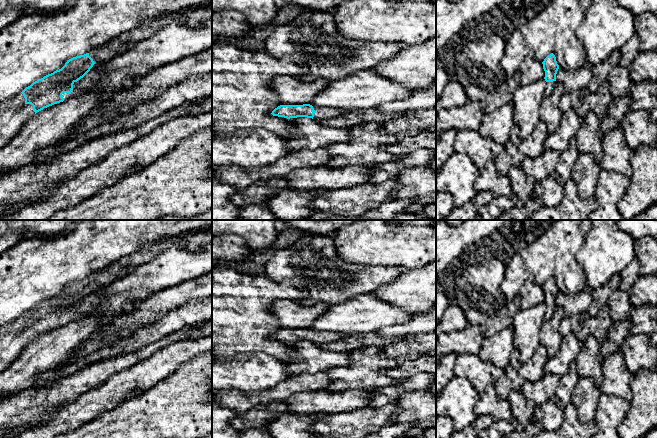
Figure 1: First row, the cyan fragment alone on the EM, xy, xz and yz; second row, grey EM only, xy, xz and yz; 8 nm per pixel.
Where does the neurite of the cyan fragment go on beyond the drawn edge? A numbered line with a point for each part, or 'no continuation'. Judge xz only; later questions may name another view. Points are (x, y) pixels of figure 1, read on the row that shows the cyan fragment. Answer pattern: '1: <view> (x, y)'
1: xz (321, 113)

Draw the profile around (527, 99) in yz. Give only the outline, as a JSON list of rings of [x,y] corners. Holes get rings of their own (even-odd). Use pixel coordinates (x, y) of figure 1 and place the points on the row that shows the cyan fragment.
[[[546,81],[520,84],[512,93],[513,121],[520,130],[520,139],[527,138],[540,121],[540,109],[545,97]]]

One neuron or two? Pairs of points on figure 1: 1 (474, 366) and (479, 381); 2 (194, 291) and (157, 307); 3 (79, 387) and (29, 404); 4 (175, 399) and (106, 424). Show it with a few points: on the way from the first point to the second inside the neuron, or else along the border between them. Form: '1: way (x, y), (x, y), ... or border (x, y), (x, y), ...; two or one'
1: way (475, 370), (479, 377); one
2: way (185, 292), (166, 301); one
3: way (67, 389), (41, 402); one
4: way (158, 414), (145, 418), (135, 424), (123, 424); one

